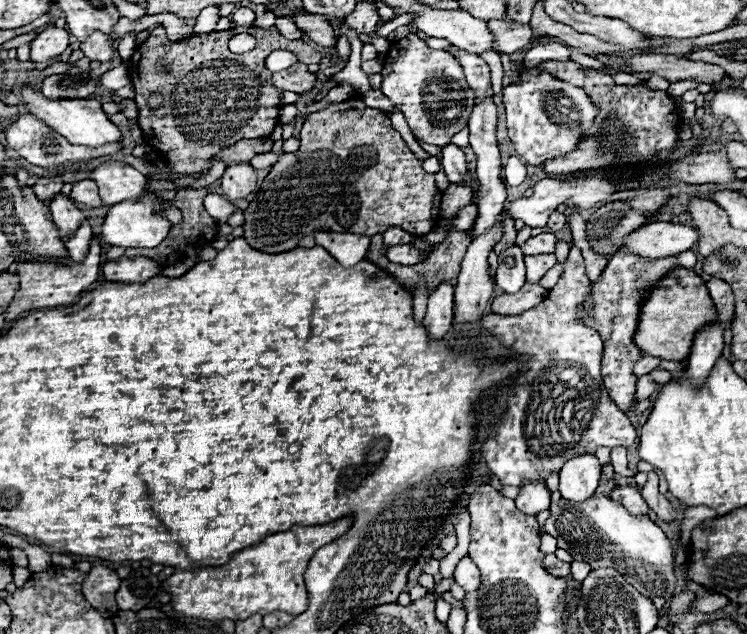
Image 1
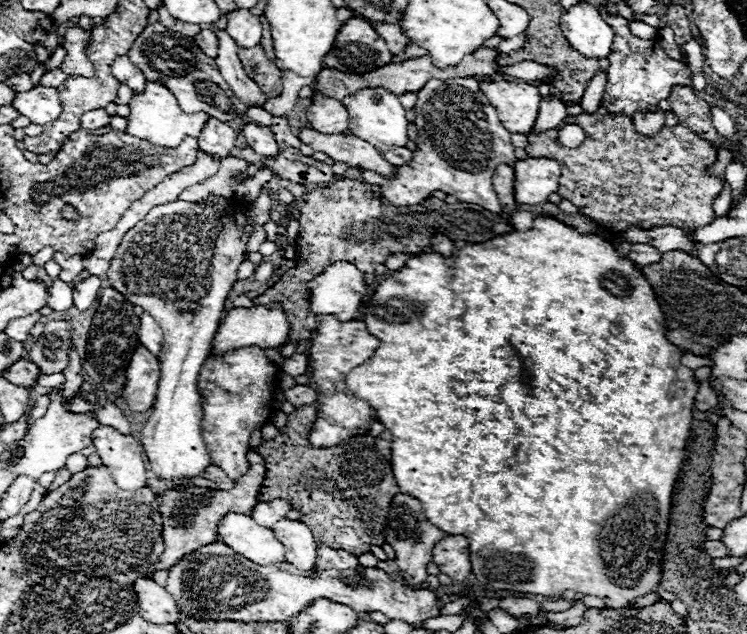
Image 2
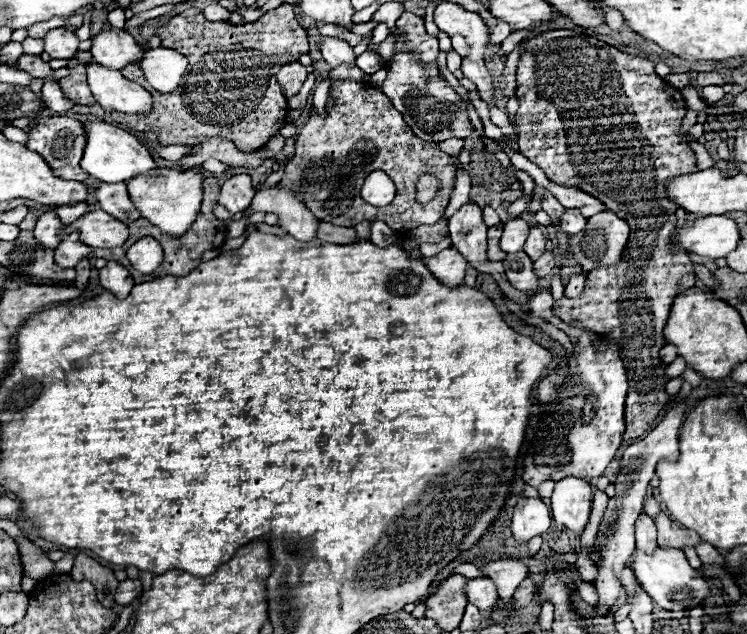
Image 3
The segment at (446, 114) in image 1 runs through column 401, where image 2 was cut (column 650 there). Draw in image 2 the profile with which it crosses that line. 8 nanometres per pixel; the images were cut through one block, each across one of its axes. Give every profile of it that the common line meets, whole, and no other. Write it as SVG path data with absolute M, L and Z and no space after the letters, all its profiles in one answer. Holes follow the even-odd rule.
M604 6L596 7L602 18L614 28L614 42L612 42L612 54L610 54L610 66L608 66L608 82L602 96L602 102L610 112L624 112L634 114L636 110L648 110L656 112L656 104L660 100L668 100L670 90L674 84L690 86L690 68L688 64L680 60L672 60L664 54L660 44L656 40L640 40L630 34L628 22L622 16L610 16Z

